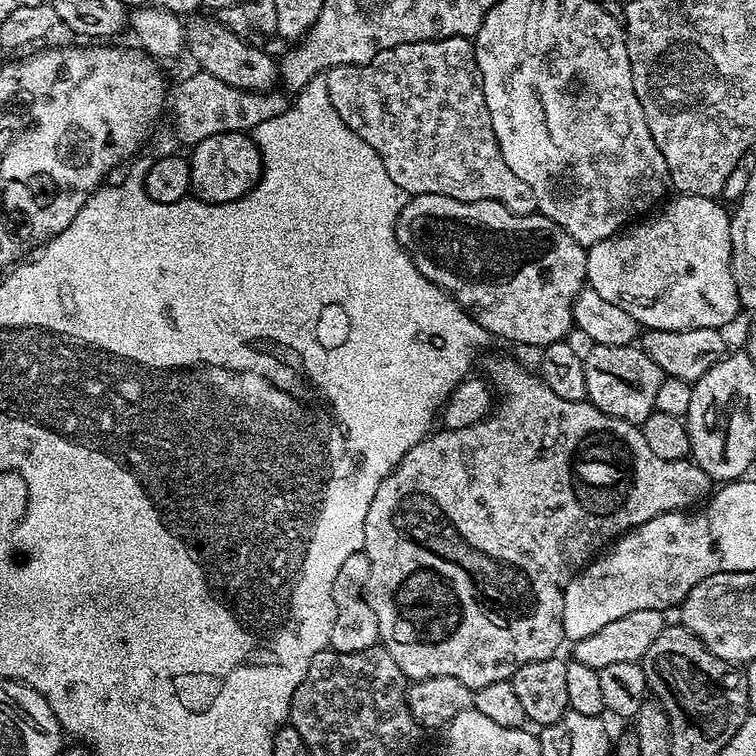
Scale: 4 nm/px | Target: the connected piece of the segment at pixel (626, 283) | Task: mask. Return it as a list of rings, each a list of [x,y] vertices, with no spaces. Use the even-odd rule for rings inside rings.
[[[676,194],[673,197],[672,201],[669,199],[655,214],[587,249],[587,287],[598,290],[598,298],[614,302],[614,306],[626,310],[630,318],[634,318],[648,330],[665,332],[699,328],[727,329],[727,324],[742,312],[740,295],[732,273],[732,222],[729,209],[724,209],[725,205],[711,196]]]

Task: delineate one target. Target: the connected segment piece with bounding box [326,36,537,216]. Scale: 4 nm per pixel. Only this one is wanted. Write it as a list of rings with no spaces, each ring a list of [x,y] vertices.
[[[451,36],[445,40],[423,40],[387,48],[368,64],[328,69],[326,83],[338,118],[382,158],[386,174],[390,174],[409,197],[442,194],[446,198],[458,198],[458,202],[493,200],[519,216],[531,216],[537,211],[534,190],[530,190],[502,158],[490,122],[490,110],[484,101],[480,72],[476,69],[476,49],[469,37]]]

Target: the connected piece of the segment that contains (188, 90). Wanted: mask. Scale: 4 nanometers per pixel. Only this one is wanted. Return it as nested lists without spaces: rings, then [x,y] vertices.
[[[197,71],[196,76],[188,76],[176,89],[170,92],[170,112],[176,136],[185,146],[202,142],[202,138],[214,138],[214,134],[227,132],[247,132],[278,118],[290,106],[289,97],[279,96],[279,91],[247,92],[241,88],[214,78],[209,72]]]

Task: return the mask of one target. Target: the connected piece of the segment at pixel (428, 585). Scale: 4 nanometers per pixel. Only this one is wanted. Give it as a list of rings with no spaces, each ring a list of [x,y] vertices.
[[[492,356],[485,362],[484,368],[488,371],[486,376],[490,381],[491,387],[498,393],[499,399],[501,396],[504,401],[502,401],[501,404],[499,401],[499,403],[495,405],[492,415],[486,417],[486,419],[480,420],[476,424],[471,424],[465,428],[433,431],[431,434],[425,436],[422,442],[418,442],[406,453],[402,458],[402,462],[398,462],[398,466],[395,470],[378,486],[378,494],[374,494],[374,502],[370,502],[370,510],[366,510],[363,550],[370,558],[370,578],[366,578],[364,597],[366,598],[366,602],[370,602],[370,610],[374,610],[374,618],[378,618],[380,644],[390,654],[390,658],[394,658],[394,662],[398,662],[398,670],[402,670],[402,674],[405,678],[412,682],[425,680],[426,678],[458,678],[458,682],[466,682],[466,686],[473,690],[481,688],[482,686],[490,686],[490,682],[511,680],[519,668],[526,666],[526,662],[553,659],[553,657],[559,653],[556,651],[559,650],[560,644],[563,645],[565,643],[564,627],[562,626],[564,591],[568,583],[576,577],[576,573],[585,567],[601,549],[611,545],[613,541],[623,536],[624,533],[631,532],[633,528],[637,528],[640,524],[650,522],[650,518],[654,518],[655,516],[661,516],[667,512],[682,512],[691,509],[693,506],[707,501],[714,488],[714,481],[708,477],[706,470],[702,470],[691,459],[663,460],[662,458],[658,458],[658,454],[654,454],[654,450],[650,450],[650,446],[646,443],[646,438],[641,434],[637,425],[631,424],[629,420],[614,418],[610,414],[598,410],[594,405],[588,403],[587,399],[570,402],[566,398],[558,398],[558,394],[554,394],[554,390],[550,390],[550,386],[546,386],[546,382],[541,380],[535,371],[527,372],[526,369],[519,368],[510,357]]]

